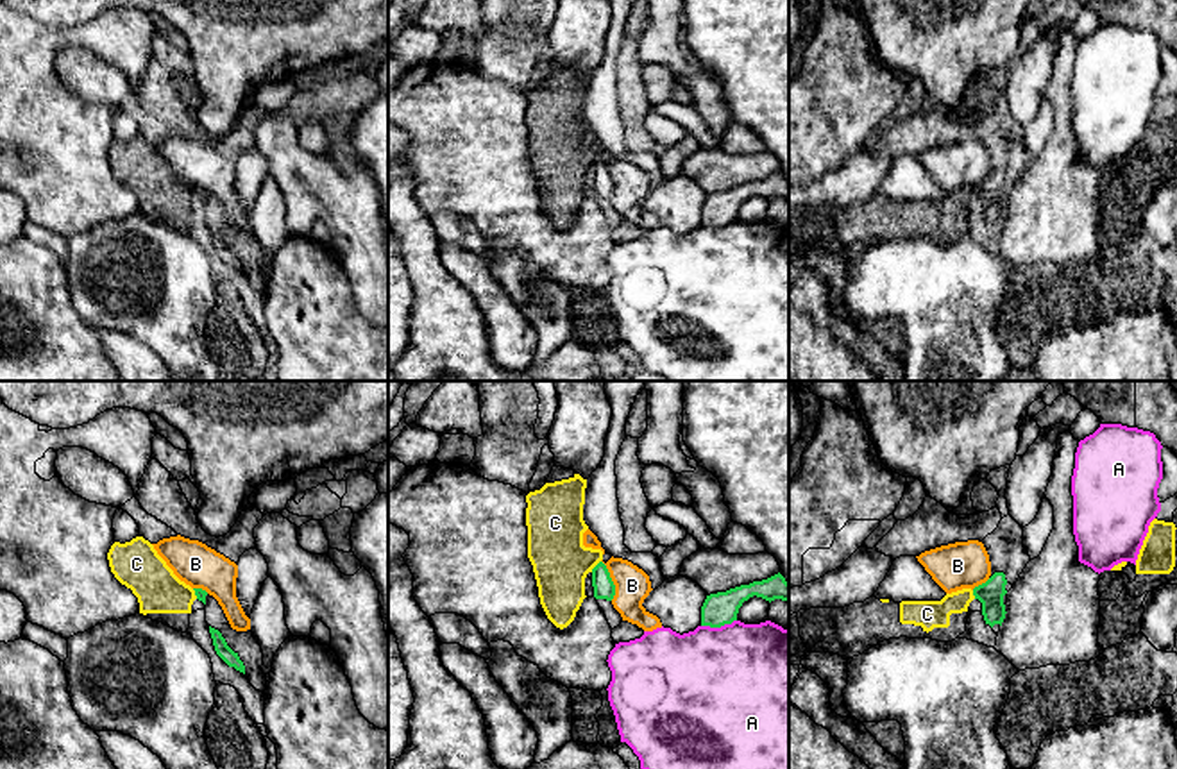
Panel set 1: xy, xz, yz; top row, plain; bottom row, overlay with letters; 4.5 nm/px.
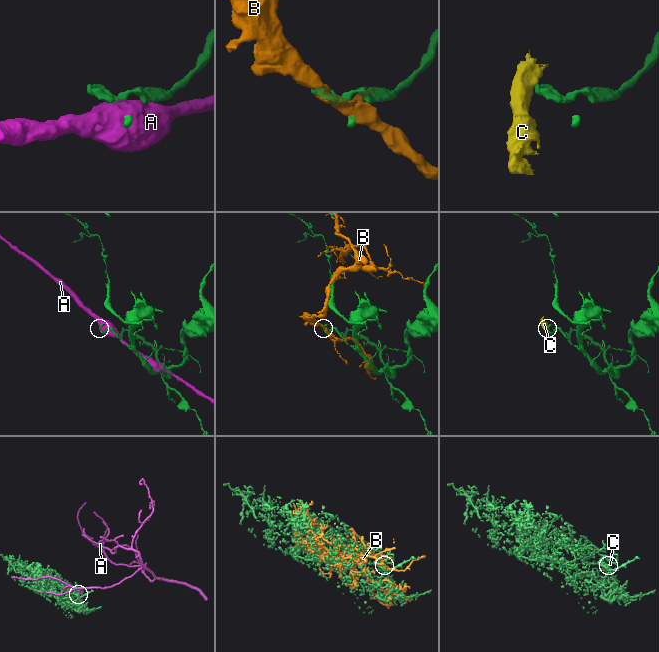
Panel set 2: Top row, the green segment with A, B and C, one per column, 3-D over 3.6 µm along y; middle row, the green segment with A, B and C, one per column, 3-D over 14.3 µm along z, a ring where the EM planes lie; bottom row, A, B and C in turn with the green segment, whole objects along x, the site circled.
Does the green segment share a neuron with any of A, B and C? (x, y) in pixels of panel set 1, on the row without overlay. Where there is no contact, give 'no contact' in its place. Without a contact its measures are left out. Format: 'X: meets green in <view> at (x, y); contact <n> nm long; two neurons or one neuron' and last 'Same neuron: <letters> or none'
A: meets green in xz at (718, 226); contact 160 nm long; two neurons
B: meets green in xz at (610, 179); contact 190 nm long; two neurons
C: meets green in xz at (596, 165); contact 70 nm long; two neurons
Same neuron: none

